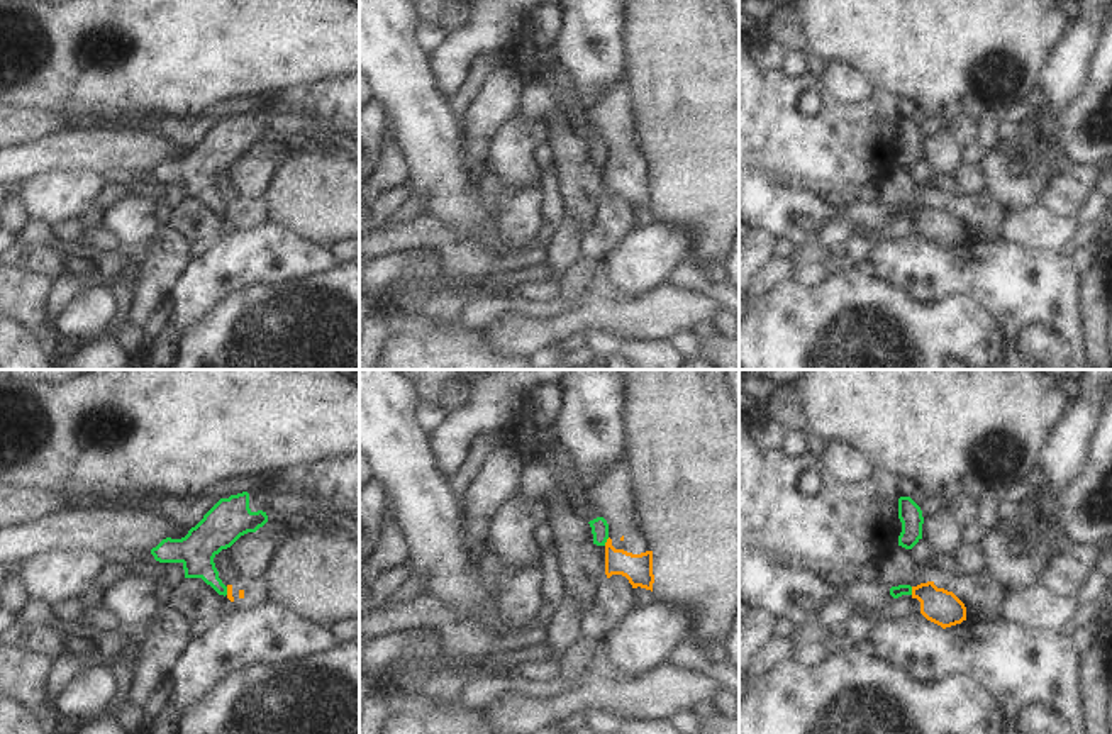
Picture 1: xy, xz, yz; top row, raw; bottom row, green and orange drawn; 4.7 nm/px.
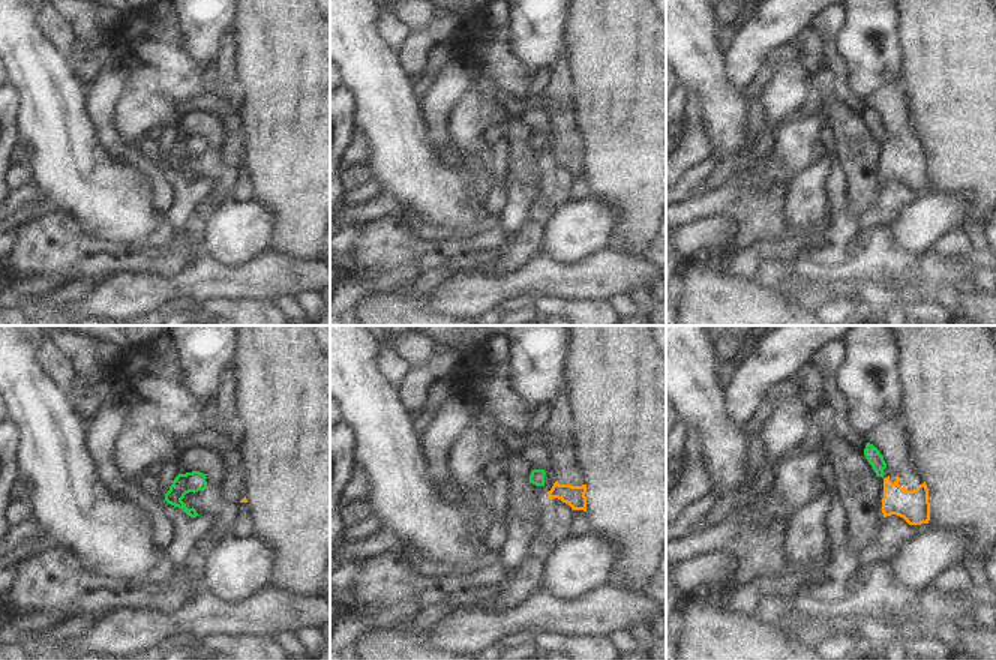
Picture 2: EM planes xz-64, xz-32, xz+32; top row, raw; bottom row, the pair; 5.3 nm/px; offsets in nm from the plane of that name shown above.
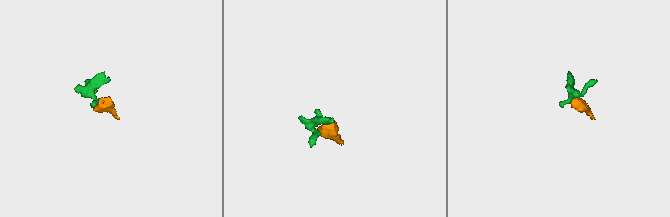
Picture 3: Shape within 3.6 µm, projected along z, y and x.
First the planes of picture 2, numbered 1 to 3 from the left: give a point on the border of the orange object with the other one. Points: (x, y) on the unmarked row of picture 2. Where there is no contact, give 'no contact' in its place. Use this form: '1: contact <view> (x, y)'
1: no contact
2: no contact
3: no contact

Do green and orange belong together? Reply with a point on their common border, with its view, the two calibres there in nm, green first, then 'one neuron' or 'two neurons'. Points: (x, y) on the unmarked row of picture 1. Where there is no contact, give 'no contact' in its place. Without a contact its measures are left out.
meets green in xz at (606, 161); 80 nm thick on the green side, 140 nm on the other; two neurons

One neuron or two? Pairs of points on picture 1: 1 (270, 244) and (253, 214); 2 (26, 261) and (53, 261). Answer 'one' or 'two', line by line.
1: two
2: one

